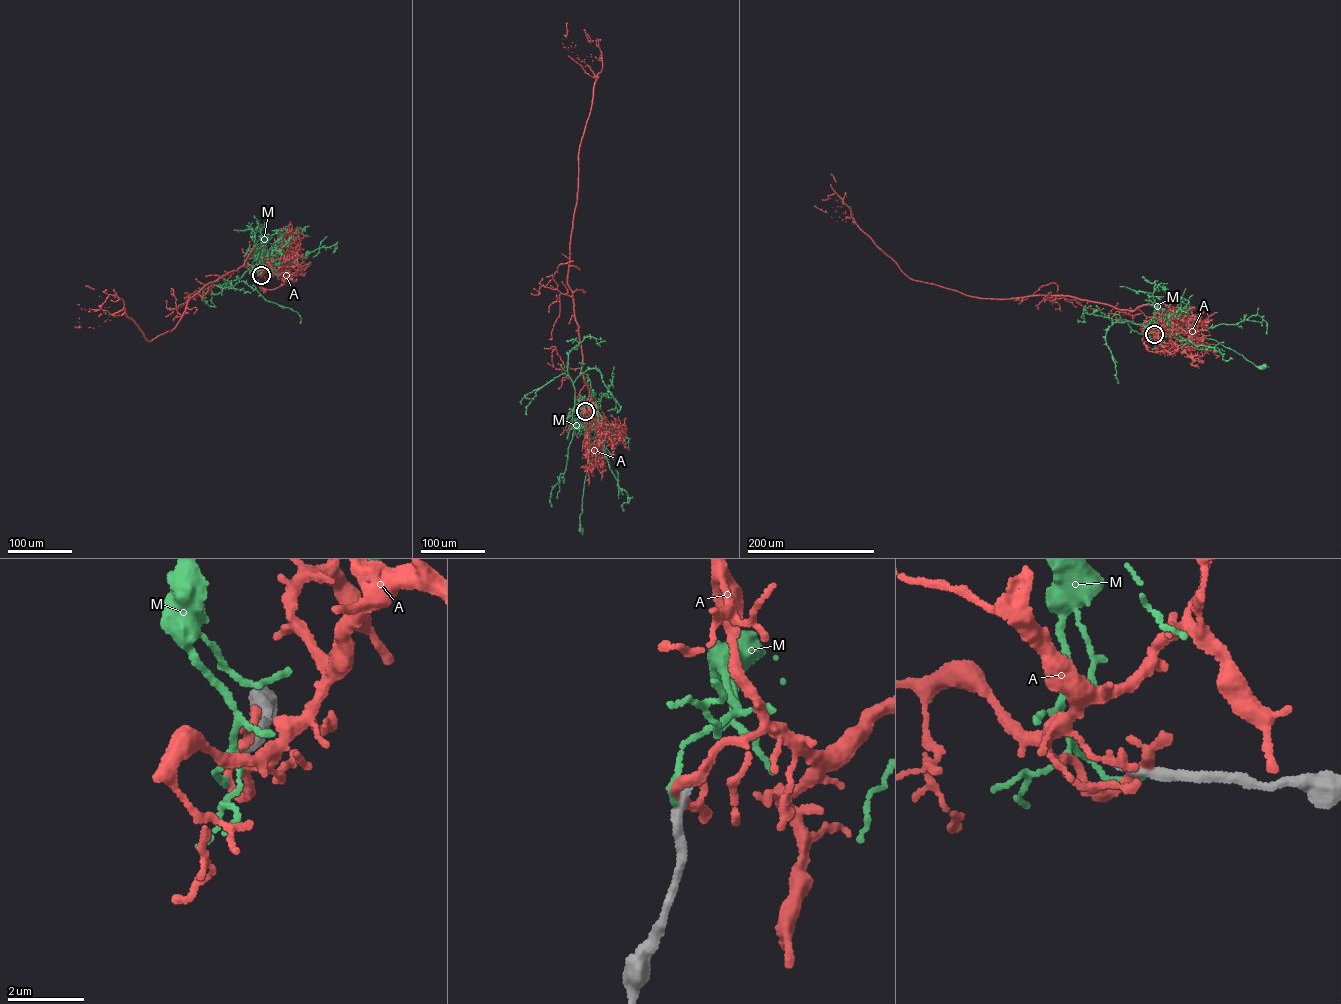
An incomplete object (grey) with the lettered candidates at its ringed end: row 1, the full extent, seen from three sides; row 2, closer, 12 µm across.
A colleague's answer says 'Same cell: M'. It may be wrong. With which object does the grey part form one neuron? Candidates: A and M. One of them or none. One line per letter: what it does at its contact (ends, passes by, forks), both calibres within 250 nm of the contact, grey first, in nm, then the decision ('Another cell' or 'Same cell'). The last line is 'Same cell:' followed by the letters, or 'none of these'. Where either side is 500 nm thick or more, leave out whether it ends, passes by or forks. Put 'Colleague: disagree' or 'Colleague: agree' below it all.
A: It passes by. Thickness 320 nm (grey) against 200 nm. Another cell
M: It ends there. Thickness 320 nm (grey) against 110 nm. Another cell
Same cell: none of these
Colleague: disagree

